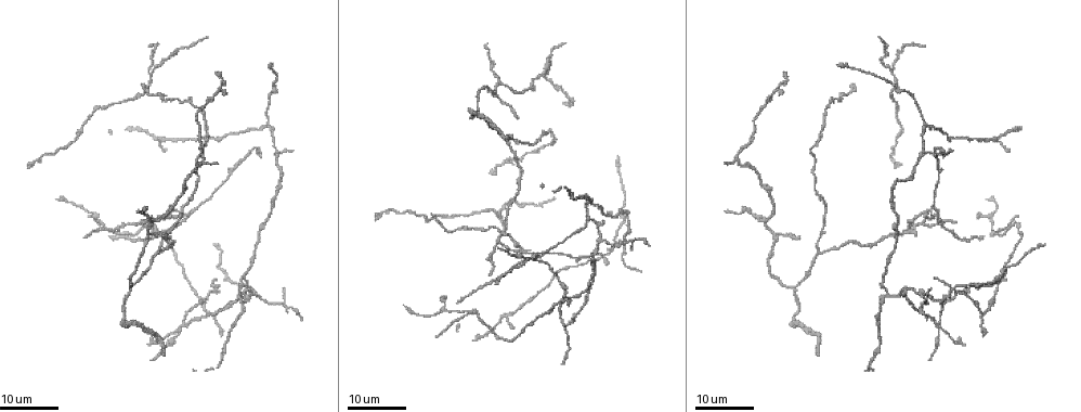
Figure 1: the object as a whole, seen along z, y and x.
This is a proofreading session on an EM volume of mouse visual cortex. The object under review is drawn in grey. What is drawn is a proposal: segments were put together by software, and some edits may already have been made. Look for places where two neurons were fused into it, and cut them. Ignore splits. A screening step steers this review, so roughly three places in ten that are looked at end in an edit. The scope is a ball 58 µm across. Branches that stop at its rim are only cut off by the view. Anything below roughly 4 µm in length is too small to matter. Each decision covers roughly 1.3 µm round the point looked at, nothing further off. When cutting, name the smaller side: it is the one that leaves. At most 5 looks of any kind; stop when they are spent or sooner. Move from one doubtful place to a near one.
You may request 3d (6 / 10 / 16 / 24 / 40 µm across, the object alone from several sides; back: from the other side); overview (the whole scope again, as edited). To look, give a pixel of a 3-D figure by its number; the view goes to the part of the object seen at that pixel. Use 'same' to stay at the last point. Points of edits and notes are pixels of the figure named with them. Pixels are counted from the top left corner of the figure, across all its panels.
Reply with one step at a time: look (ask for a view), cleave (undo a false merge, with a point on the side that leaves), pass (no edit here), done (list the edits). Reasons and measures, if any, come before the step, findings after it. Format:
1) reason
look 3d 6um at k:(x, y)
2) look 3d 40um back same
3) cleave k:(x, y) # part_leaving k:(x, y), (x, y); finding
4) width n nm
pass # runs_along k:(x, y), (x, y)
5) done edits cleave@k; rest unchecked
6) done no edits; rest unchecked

four or more arms meet
look 3d 16um at 1:(183, 323)

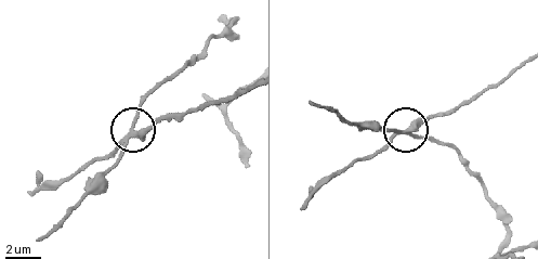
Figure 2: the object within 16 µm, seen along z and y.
closer look
look 3d 10um at 2:(131, 131)

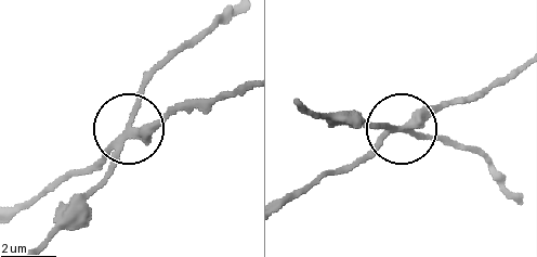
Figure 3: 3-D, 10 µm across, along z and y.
side_arm 9 um
cleave 3:(108, 177) # part_leaving 3:(128, 138), (142, 84), (225, 14); two neurons meet here

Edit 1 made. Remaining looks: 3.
arms part here
look 3d 16um at 1:(794, 290)

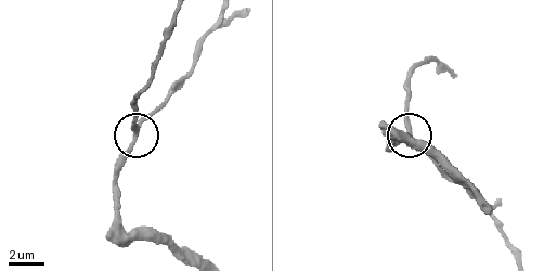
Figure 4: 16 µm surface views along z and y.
look 3d 6um at 4:(136, 131)

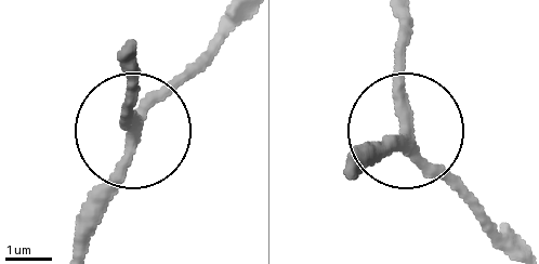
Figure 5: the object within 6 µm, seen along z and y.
arms 3
pass # runs_along 5:(503, 238), (410, 133), (355, 145); one neuron here

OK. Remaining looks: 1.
done edits cleave@3; rest unchecked

